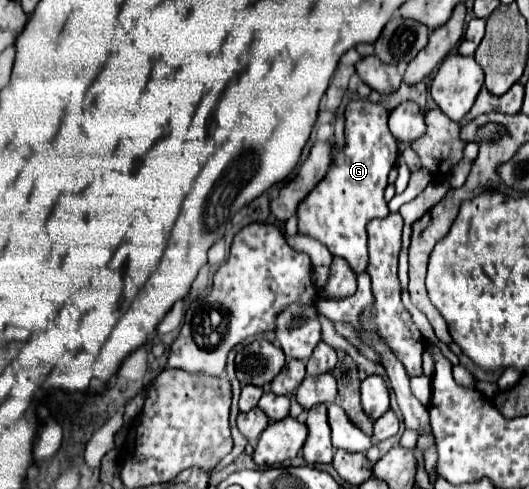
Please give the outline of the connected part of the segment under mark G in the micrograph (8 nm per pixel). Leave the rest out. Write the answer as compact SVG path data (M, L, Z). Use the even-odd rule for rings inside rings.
M353 100L347 104L345 146L335 154L335 136L329 138L333 154L331 168L297 210L297 232L325 244L333 256L347 260L355 274L361 274L367 268L367 222L389 214L383 190L387 186L387 176L397 162L399 150L387 128L387 116L389 112L383 104L369 100Z

